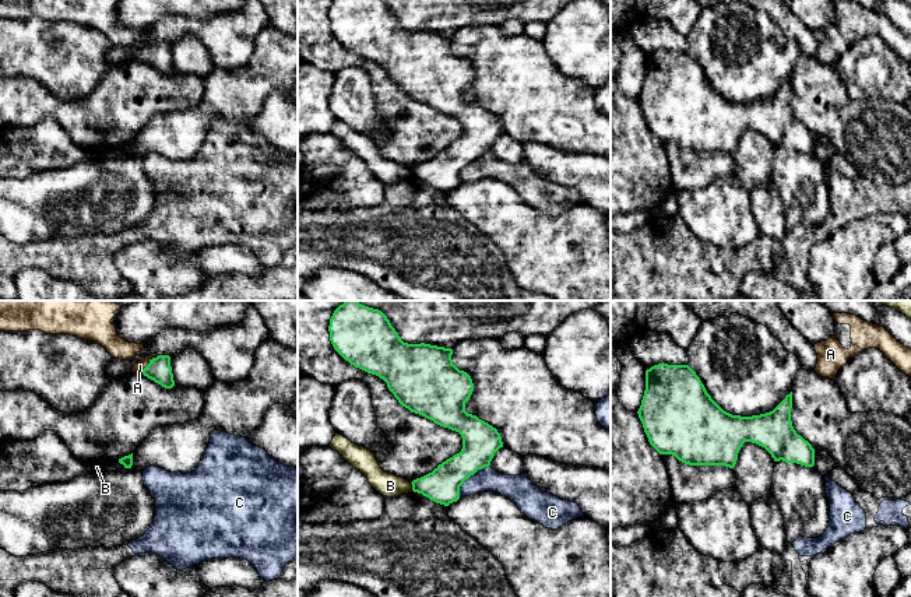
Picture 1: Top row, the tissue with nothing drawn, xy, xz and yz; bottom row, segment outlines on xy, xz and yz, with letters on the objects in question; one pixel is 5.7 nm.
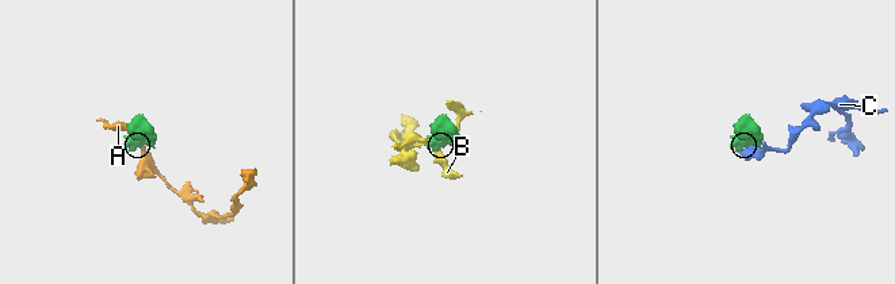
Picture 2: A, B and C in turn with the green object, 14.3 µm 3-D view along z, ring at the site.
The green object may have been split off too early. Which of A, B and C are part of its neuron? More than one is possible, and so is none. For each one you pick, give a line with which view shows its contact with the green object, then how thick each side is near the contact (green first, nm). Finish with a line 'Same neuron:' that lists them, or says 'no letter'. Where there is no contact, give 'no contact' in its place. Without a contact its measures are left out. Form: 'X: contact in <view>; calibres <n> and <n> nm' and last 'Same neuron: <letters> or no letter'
A: contact in xy; calibres 140 and 60 nm
Same neuron: A

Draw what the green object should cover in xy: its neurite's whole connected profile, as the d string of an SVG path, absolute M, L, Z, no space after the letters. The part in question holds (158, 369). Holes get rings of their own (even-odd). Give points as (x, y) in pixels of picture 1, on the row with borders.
M148 355L138 361L133 366L131 372L143 373L144 376L154 380L165 389L172 389L175 386L169 355Z

